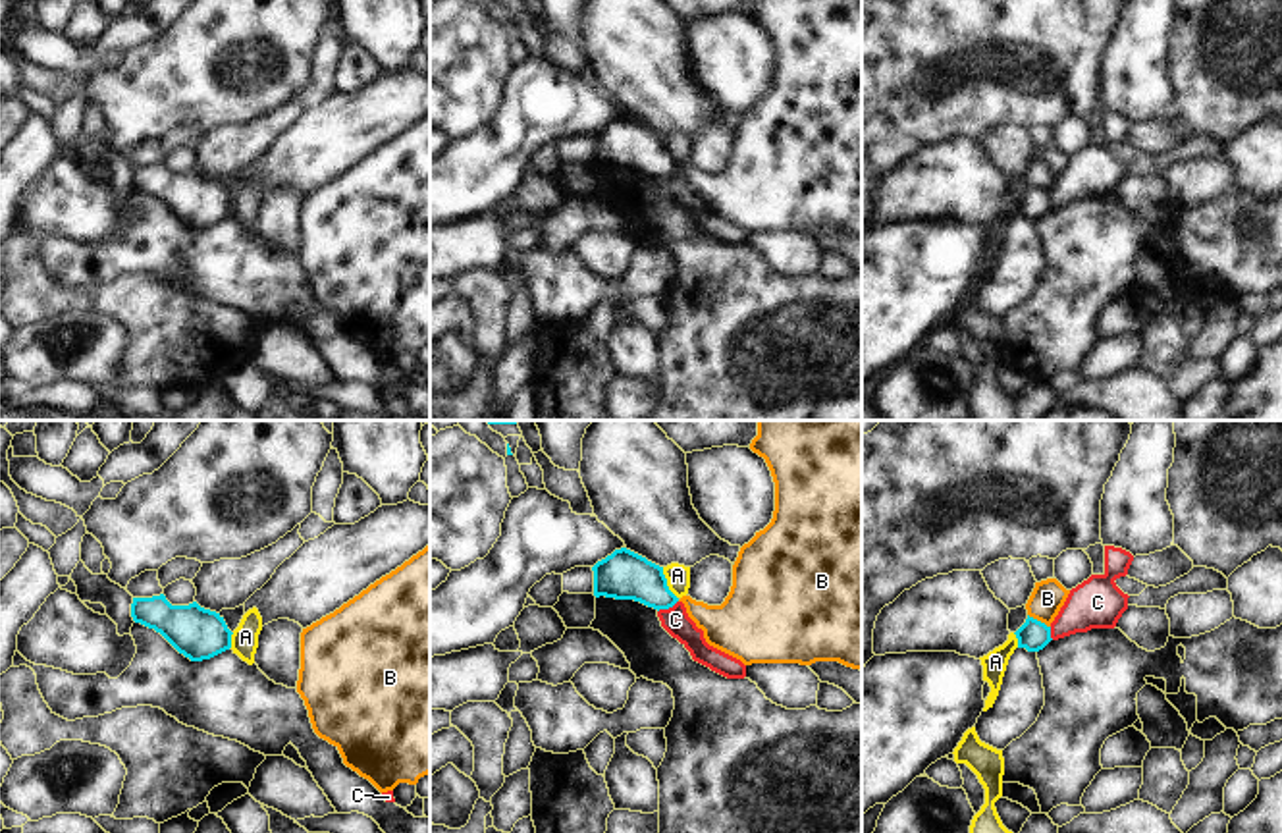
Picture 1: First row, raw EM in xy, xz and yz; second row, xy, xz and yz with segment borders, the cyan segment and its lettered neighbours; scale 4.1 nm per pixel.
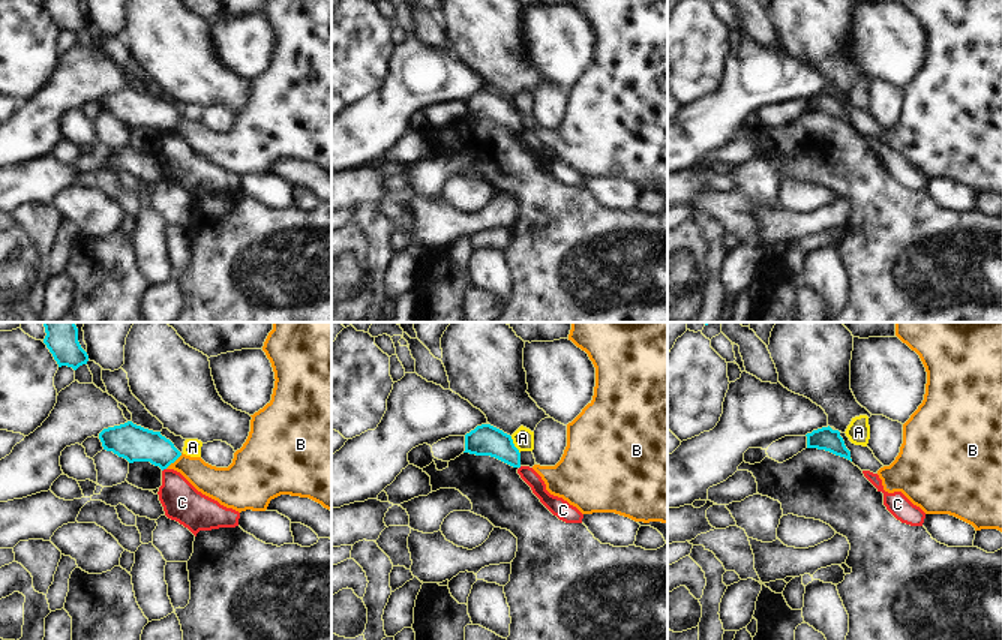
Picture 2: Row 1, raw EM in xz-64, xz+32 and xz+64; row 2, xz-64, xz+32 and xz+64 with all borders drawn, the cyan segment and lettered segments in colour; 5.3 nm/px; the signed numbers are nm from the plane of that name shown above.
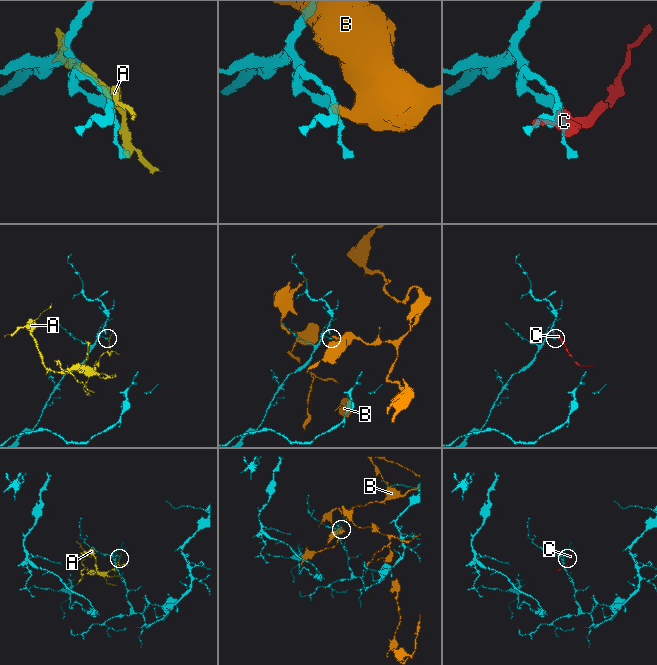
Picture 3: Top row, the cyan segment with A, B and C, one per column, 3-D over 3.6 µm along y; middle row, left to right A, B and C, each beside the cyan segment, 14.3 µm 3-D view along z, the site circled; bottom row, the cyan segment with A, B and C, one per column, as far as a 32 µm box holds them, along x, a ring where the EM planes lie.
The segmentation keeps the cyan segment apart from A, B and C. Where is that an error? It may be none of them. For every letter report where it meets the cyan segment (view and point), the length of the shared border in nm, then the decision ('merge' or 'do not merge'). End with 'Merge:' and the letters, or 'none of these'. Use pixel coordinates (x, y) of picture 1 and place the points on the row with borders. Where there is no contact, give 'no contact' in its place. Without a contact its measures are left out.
A: meets cyan in xz at (666, 583); contact 150 nm long; do not merge
B: meets cyan in yz at (1040, 621); contact 110 nm long; do not merge
C: meets cyan in xz at (667, 608); contact 100 nm long; do not merge
Merge: none of these

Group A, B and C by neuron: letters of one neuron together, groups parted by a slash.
A / B / C

